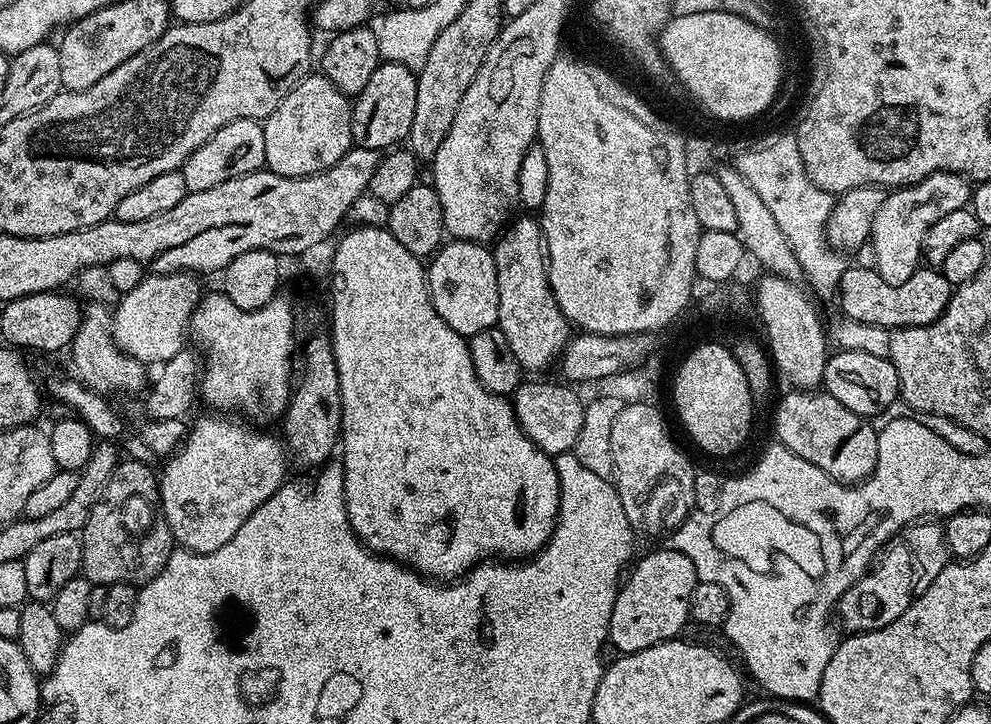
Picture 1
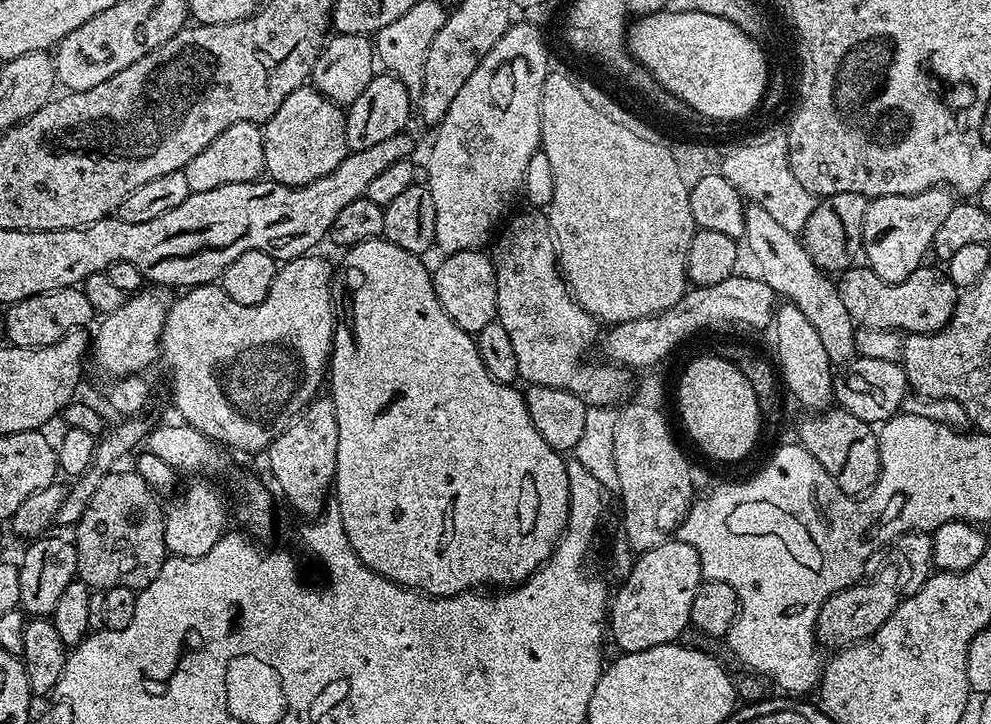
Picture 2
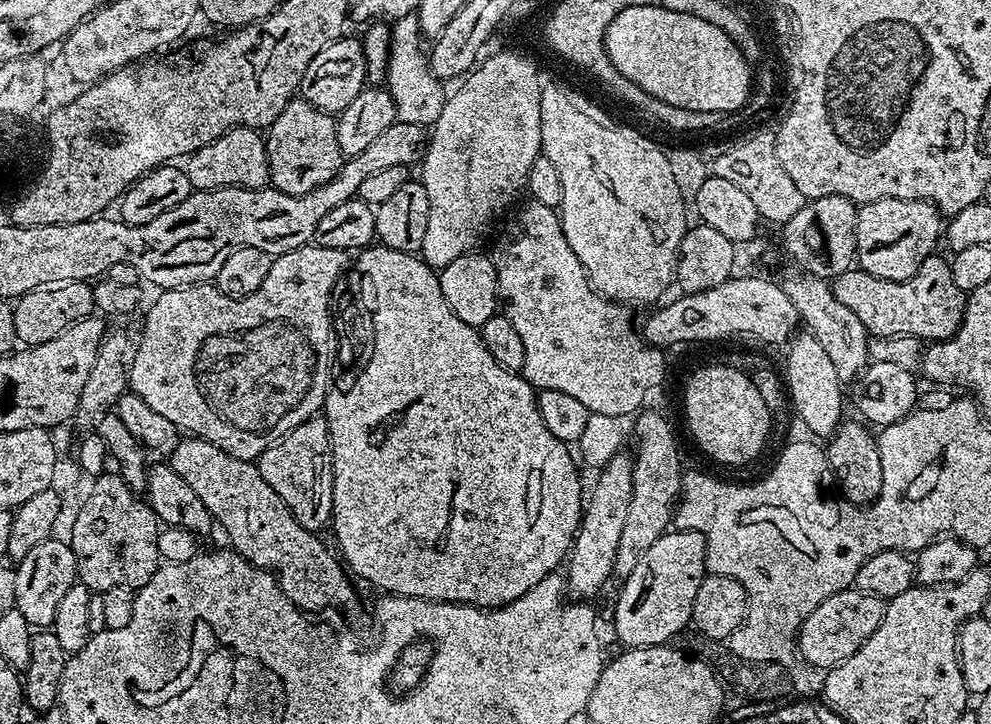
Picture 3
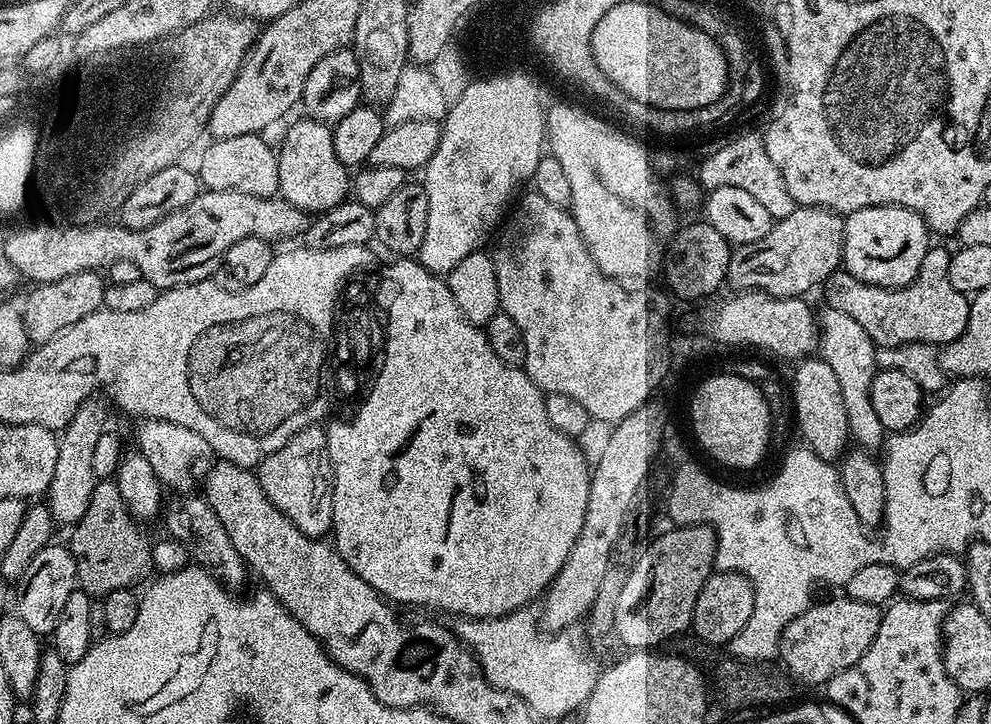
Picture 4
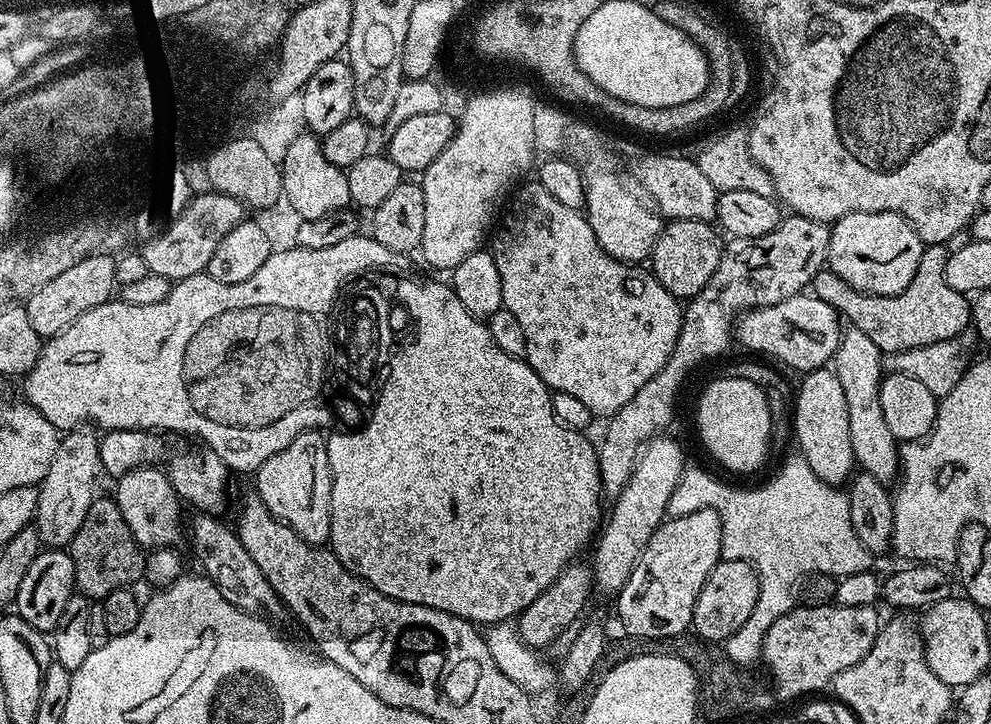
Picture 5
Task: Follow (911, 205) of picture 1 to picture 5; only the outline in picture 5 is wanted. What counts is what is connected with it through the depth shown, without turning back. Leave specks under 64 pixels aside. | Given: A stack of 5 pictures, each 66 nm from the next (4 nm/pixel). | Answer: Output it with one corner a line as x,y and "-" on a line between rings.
855,212
846,214
841,220
831,225
827,267
831,268
834,274
838,274
838,278
842,278
842,282
846,282
849,288
866,294
893,296
906,290
906,286
910,286
925,247
924,241
916,233
914,226
900,213

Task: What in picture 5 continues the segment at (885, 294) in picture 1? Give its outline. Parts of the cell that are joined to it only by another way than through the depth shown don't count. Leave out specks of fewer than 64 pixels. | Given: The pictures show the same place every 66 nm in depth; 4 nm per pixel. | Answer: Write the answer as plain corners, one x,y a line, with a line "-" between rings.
927,245
910,286
893,296
866,294
849,288
827,266
821,268
820,273
813,278
810,292
836,309
851,327
862,330
862,334
866,334
866,338
870,338
870,342
874,342
881,353
891,354
914,350
918,346
930,346
934,342
946,342
961,335
967,329
964,327
970,324
969,297
946,282
948,254
949,249
945,245

